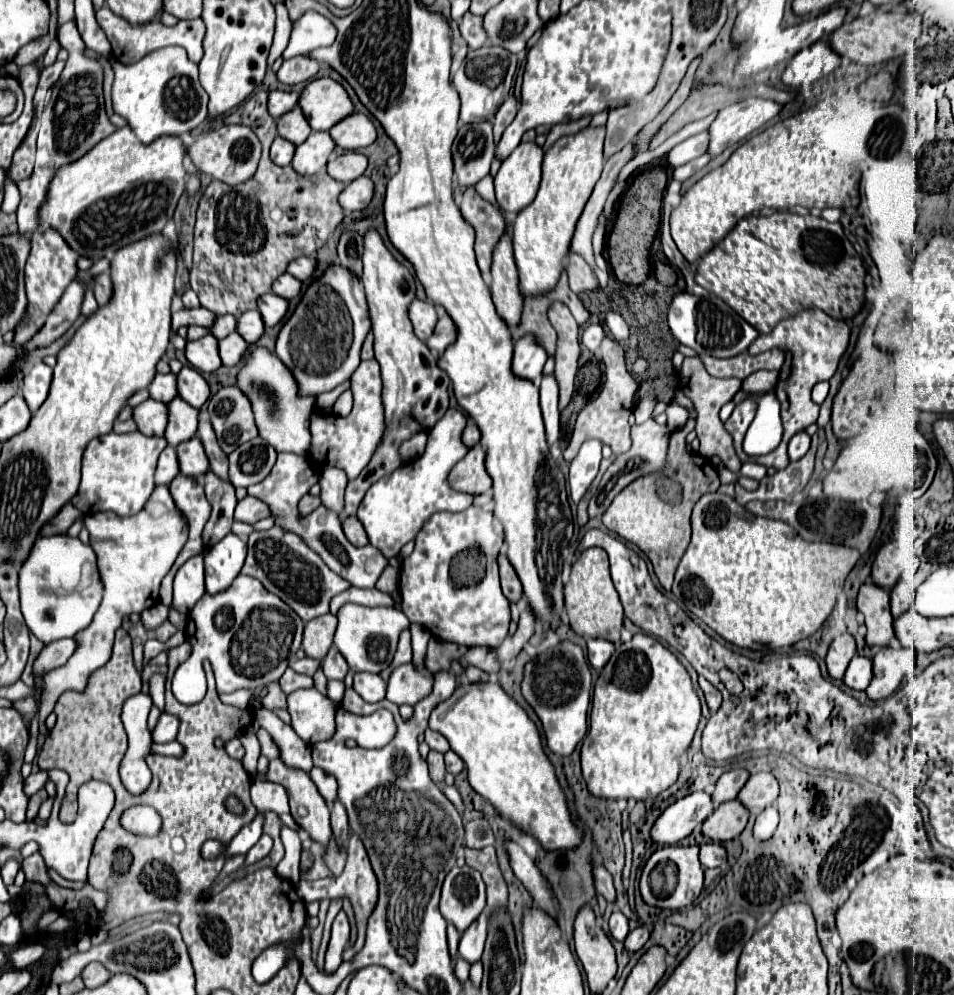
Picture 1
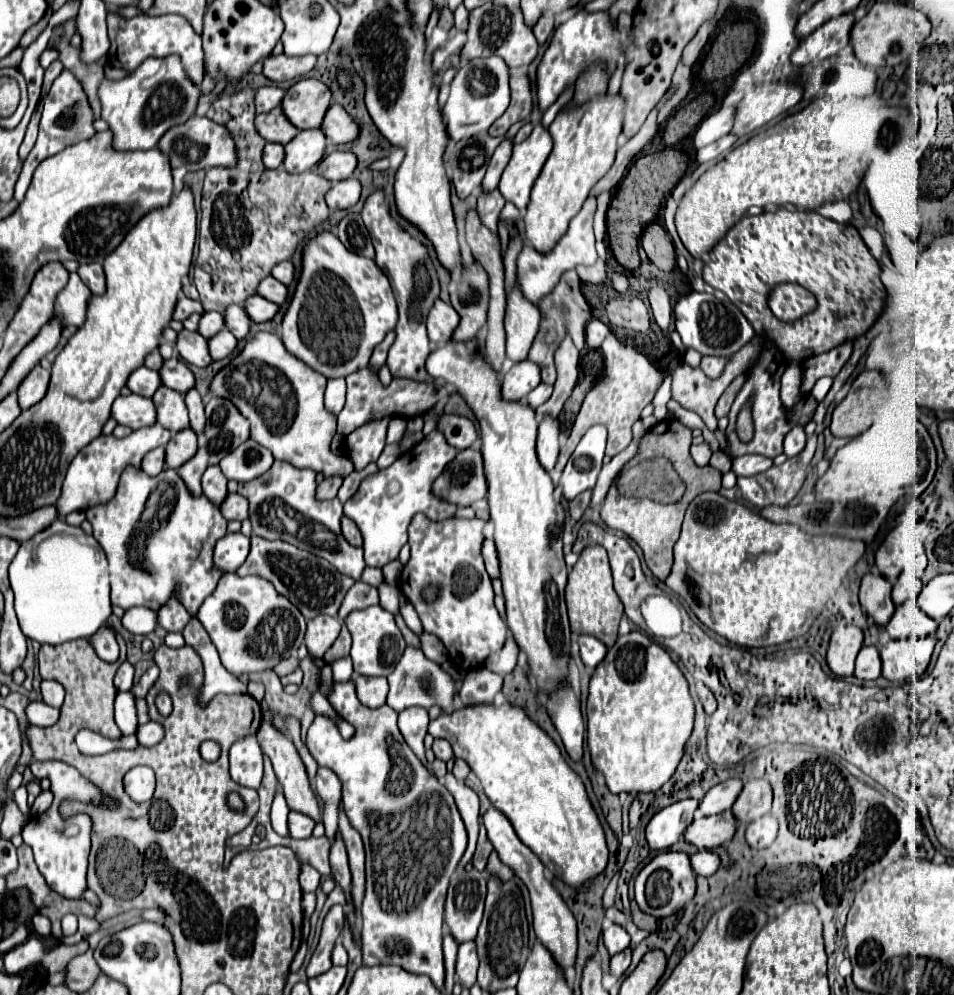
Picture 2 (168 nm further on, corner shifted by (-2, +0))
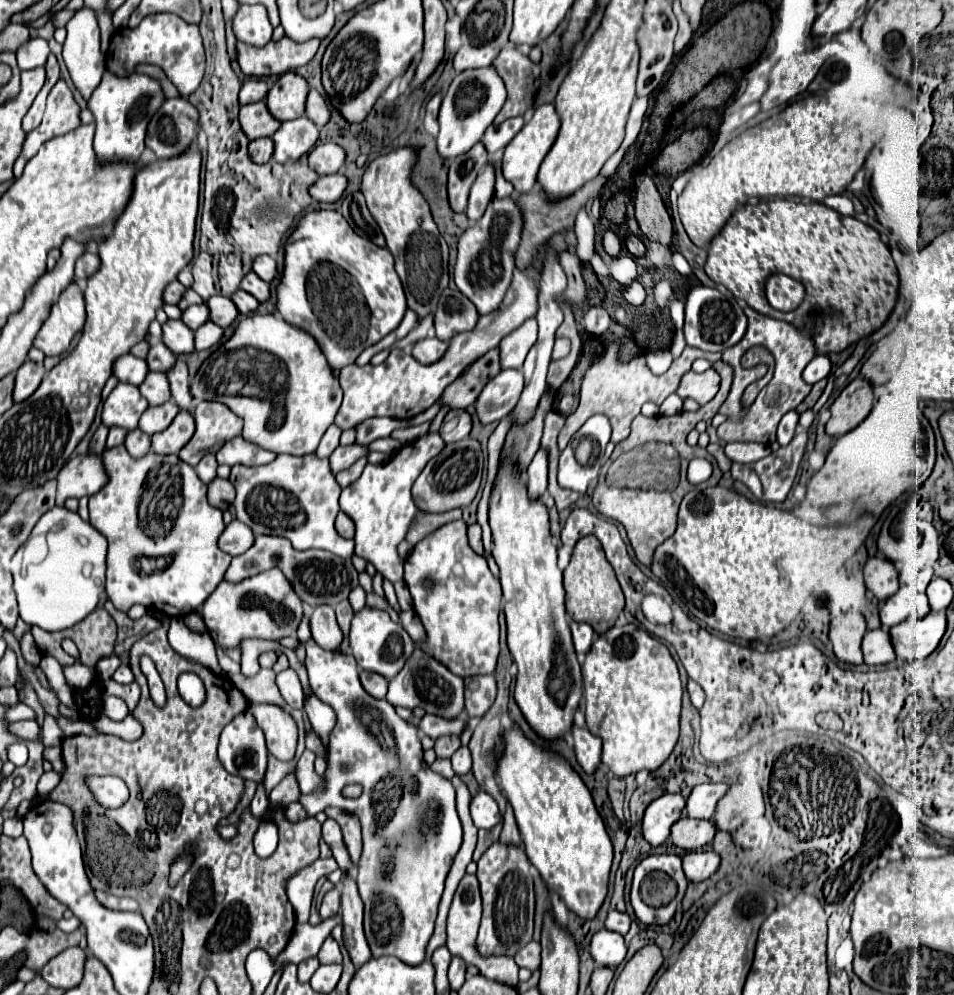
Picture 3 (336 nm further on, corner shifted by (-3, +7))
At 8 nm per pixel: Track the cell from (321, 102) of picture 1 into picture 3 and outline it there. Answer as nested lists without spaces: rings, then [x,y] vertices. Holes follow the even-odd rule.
[[[289,71],[283,73],[277,79],[277,83],[269,89],[265,103],[269,113],[277,121],[289,121],[305,113],[305,95],[307,95],[307,81],[301,75]]]

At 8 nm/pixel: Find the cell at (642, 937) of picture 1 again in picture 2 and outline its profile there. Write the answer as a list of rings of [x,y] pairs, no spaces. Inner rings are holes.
[[[626,948],[618,954],[614,954],[612,960],[610,960],[610,974],[622,976],[624,970],[630,966],[630,960],[632,960],[632,948]]]

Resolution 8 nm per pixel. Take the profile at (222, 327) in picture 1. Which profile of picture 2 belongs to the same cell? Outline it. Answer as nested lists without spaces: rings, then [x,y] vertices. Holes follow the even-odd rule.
[[[206,312],[206,314],[200,318],[198,332],[200,332],[204,338],[212,338],[212,336],[216,336],[220,330],[224,330],[224,314],[220,314],[220,312]]]

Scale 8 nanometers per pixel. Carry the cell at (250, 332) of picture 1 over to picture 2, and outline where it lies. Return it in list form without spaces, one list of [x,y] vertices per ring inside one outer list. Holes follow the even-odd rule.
[[[228,306],[228,310],[224,312],[224,320],[226,320],[226,328],[238,338],[246,338],[250,334],[250,326],[252,320],[248,316],[248,312],[242,306]]]

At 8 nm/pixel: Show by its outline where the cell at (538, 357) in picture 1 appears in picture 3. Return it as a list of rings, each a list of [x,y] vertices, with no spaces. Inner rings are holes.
[[[501,371],[483,387],[475,401],[479,421],[485,425],[503,419],[517,405],[521,391],[523,391],[521,371]]]

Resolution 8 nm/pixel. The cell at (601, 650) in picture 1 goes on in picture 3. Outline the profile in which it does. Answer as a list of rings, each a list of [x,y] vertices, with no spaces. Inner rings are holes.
[[[571,621],[569,627],[571,627],[571,633],[573,633],[575,651],[577,651],[577,653],[589,651],[589,647],[591,647],[591,643],[593,643],[593,639],[595,639],[595,631],[593,631],[587,623],[575,623],[575,621]]]

